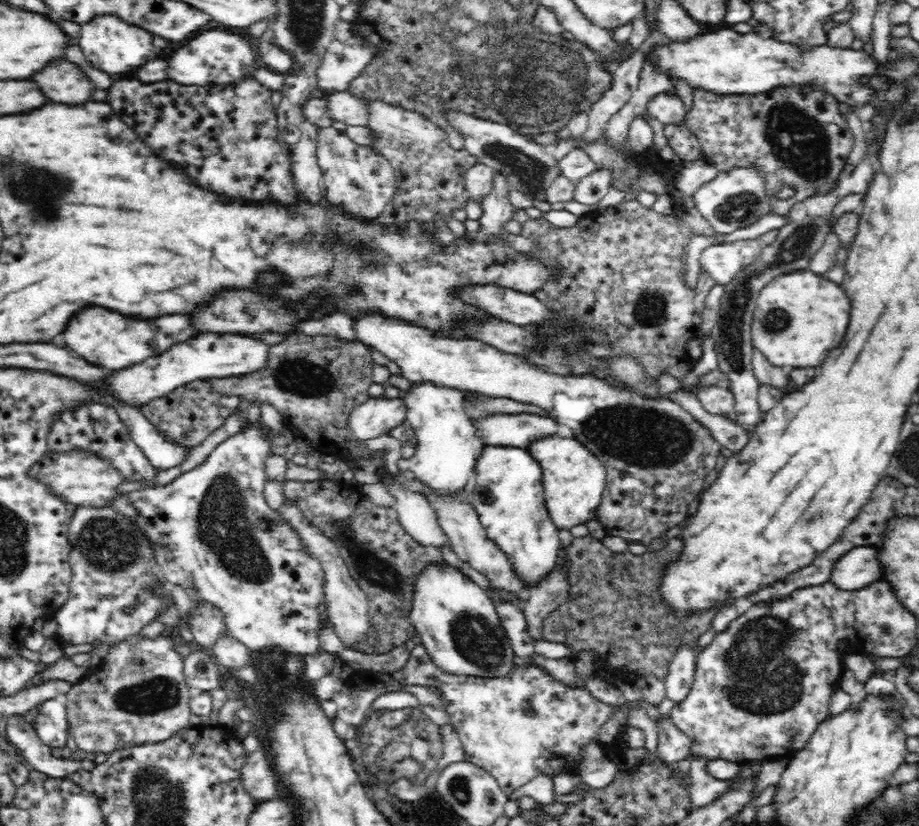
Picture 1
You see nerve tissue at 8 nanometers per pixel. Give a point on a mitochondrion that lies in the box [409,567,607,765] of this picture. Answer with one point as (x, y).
(473, 636)

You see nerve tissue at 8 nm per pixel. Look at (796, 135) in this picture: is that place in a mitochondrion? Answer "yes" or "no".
yes

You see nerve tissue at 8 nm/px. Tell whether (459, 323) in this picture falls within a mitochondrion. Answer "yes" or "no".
no

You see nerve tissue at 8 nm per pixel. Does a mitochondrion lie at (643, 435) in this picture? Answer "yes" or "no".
yes

